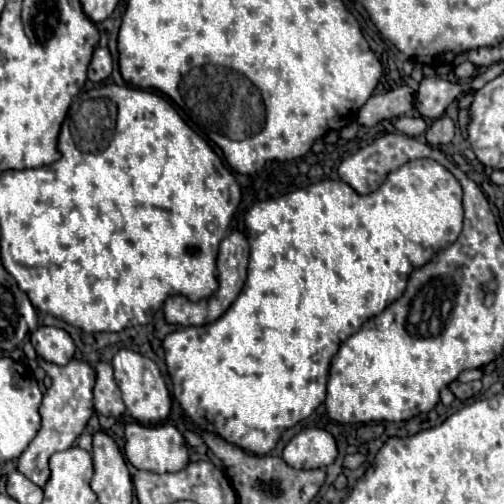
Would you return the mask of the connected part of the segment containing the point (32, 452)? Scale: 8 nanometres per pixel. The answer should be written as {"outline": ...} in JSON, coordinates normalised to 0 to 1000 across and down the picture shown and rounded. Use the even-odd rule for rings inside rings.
{"outline":[[[71,710],[56,716],[54,724],[65,736],[71,728],[85,730],[101,746],[105,762],[89,778],[89,790],[77,806],[81,849],[77,849],[73,865],[58,877],[54,893],[38,905],[34,933],[42,940],[50,940],[77,968],[89,968],[89,960],[101,944],[101,933],[97,933],[101,901],[109,901],[113,893],[133,893],[161,865],[161,857],[173,845],[173,833],[185,821],[185,782],[181,782],[181,774],[185,774],[185,762],[188,762],[188,738],[177,722],[153,718],[153,714],[141,714],[129,726],[113,726],[113,722],[101,722],[101,718]]]}

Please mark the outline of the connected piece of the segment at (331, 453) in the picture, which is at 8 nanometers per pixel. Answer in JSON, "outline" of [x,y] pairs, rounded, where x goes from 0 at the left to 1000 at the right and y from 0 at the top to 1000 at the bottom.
{"outline":[[[605,849],[573,873],[562,893],[562,913],[581,929],[645,929],[669,901],[669,881],[657,857]]]}

